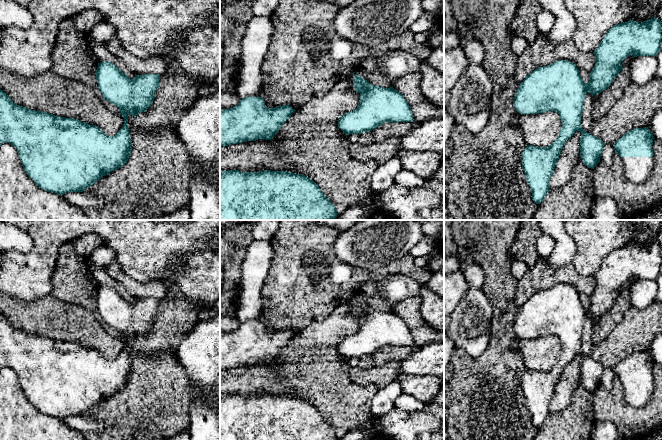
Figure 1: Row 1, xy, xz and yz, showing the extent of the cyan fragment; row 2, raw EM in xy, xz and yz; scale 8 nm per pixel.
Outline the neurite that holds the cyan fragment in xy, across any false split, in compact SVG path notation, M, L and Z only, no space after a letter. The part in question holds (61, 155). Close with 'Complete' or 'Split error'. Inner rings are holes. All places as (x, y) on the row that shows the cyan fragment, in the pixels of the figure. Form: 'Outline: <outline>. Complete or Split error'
Outline: M104 61L98 63L96 79L104 100L116 105L124 118L124 125L113 136L107 136L96 125L17 105L0 89L0 146L4 142L13 145L26 174L45 191L61 196L68 192L83 192L127 163L132 150L128 115L132 114L135 118L152 105L160 75L136 75L130 79L116 65Z. Complete

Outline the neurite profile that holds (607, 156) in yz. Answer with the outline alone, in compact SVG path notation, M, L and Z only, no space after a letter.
M608 143L604 145L600 161L606 165L613 165L614 155L615 155L615 149L613 144Z

